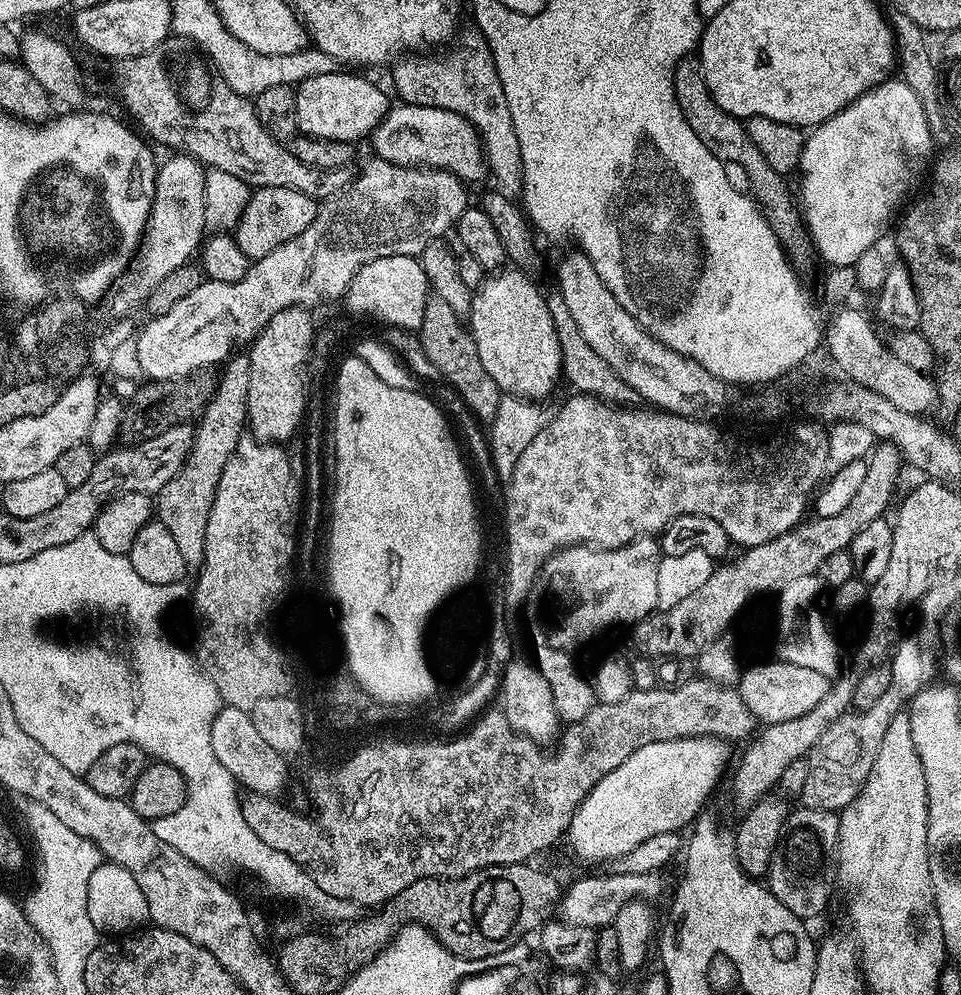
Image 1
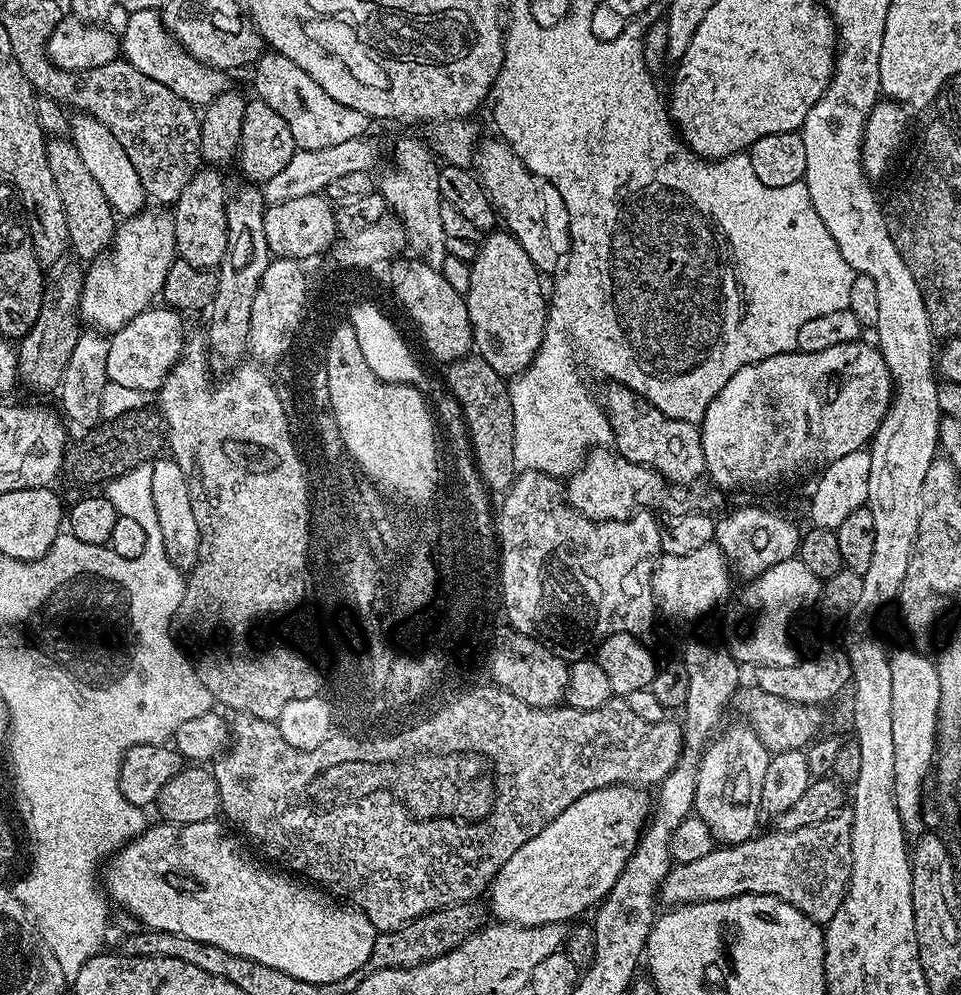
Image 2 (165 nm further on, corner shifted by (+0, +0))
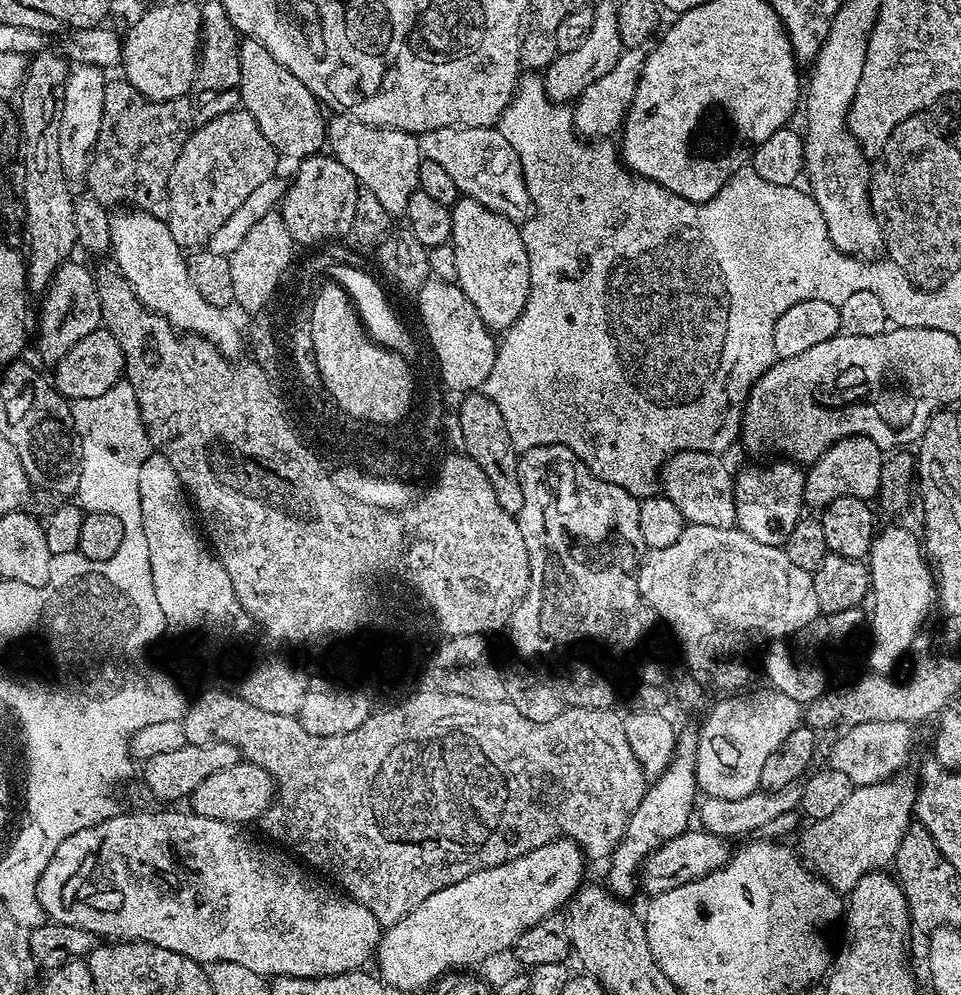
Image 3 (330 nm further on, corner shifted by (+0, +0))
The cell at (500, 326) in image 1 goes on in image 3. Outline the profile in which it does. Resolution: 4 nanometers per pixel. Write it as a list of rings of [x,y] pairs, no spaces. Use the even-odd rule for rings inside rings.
[[[461,198],[451,205],[454,258],[458,262],[456,283],[474,302],[482,322],[493,333],[503,333],[520,317],[530,294],[530,258],[517,221],[506,218],[482,202]]]

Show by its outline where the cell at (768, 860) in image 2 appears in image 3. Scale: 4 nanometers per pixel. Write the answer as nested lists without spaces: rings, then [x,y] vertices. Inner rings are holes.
[[[899,772],[891,780],[871,783],[870,786],[854,786],[850,796],[834,810],[834,814],[829,814],[821,820],[811,821],[807,825],[809,828],[804,833],[803,831],[799,833],[799,836],[801,835],[800,848],[798,847],[800,859],[838,894],[851,893],[866,873],[887,869],[893,863],[900,842],[912,823],[918,791],[917,779],[906,773]]]

